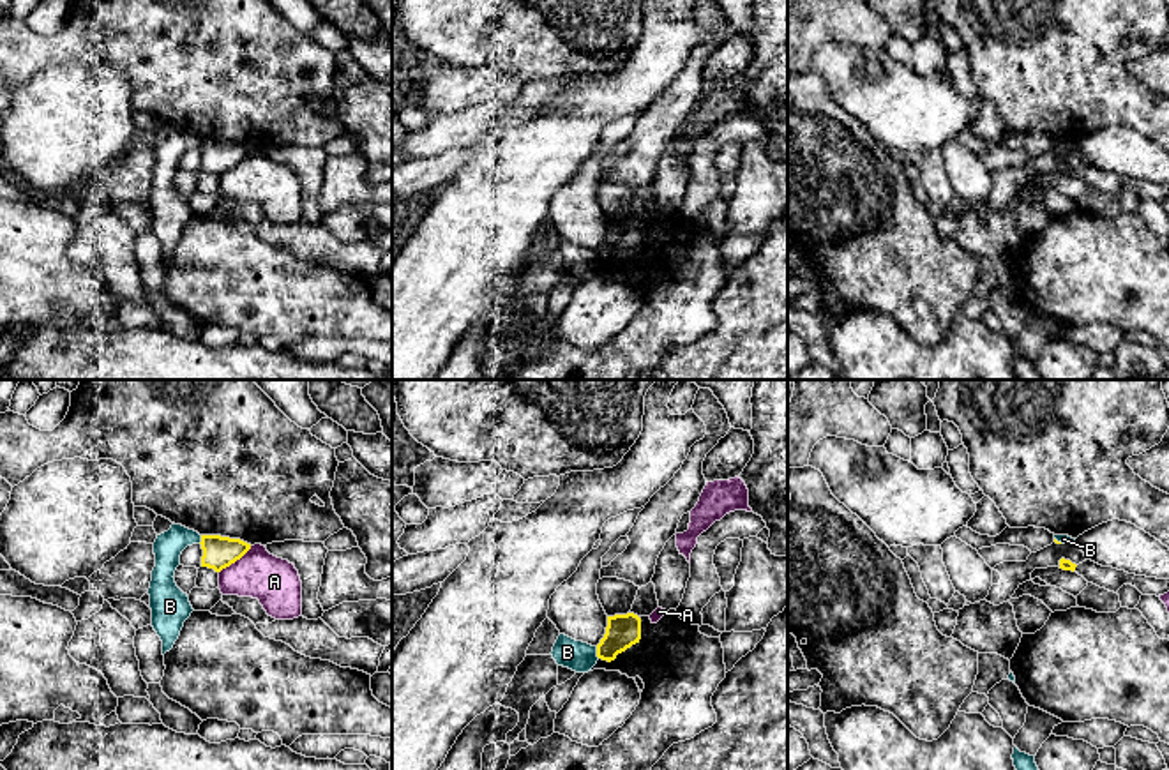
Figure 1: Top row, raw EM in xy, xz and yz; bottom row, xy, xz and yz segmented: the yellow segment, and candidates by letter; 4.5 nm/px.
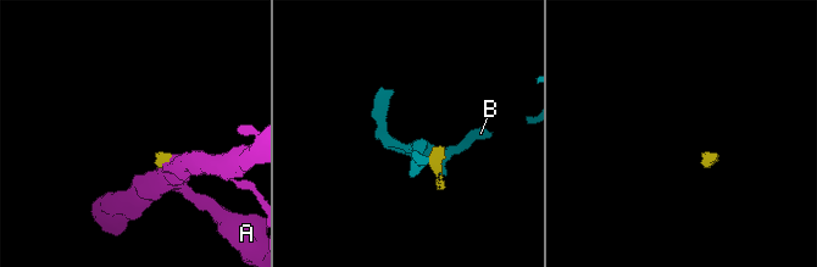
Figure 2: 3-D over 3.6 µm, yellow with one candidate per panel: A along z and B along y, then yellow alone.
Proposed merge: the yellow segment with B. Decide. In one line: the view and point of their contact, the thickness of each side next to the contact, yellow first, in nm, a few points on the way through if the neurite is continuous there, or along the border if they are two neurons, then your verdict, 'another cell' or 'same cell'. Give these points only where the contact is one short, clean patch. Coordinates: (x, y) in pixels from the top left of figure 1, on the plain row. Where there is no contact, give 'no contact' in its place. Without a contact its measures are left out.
contact xz (597, 256); calibres 150 and 140 nm; border xz (595, 251), (599, 262); another cell

